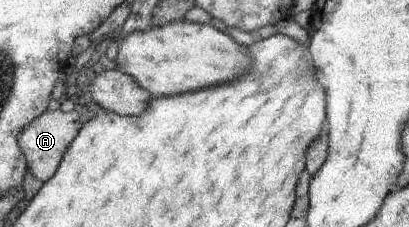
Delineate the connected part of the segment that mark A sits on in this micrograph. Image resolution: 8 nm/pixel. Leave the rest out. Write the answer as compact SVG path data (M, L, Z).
M61 109L47 110L38 115L17 135L17 142L25 156L29 172L41 182L47 182L57 172L67 147L71 146L71 141L75 140L75 136L79 134L79 129L82 127L81 114L80 109L69 112L63 112Z

